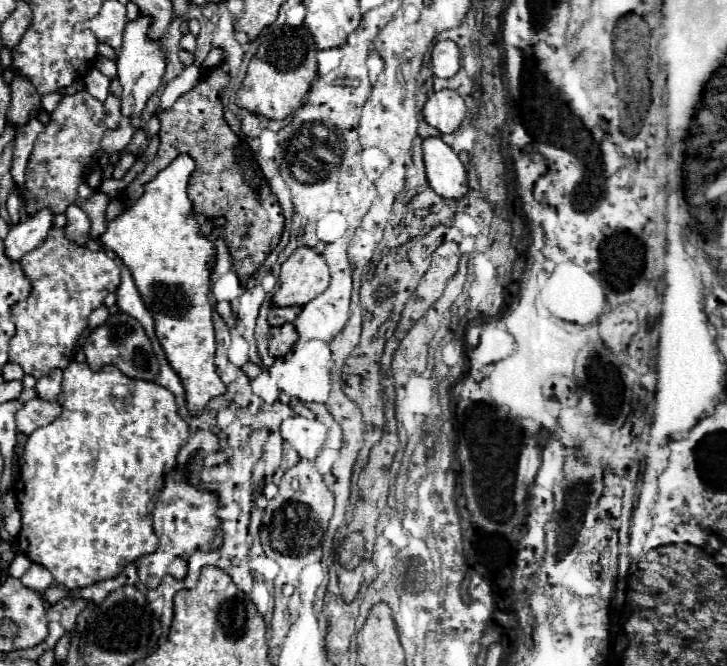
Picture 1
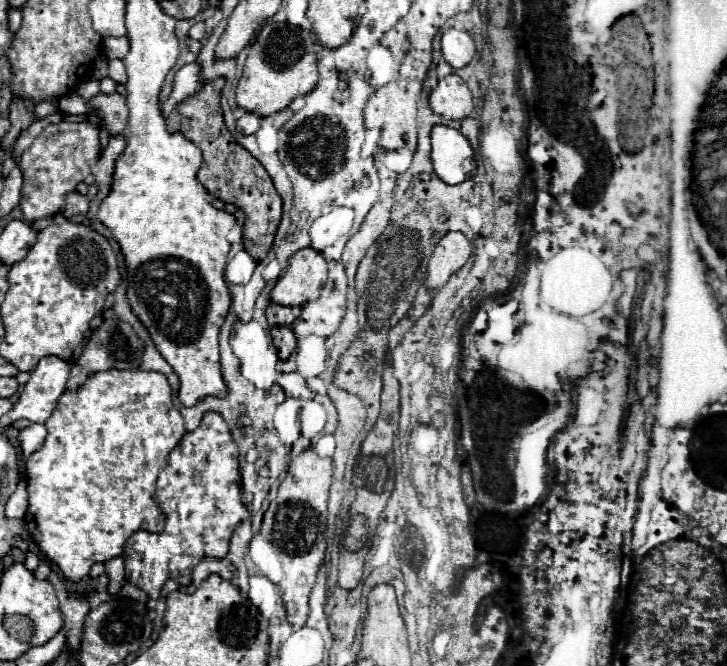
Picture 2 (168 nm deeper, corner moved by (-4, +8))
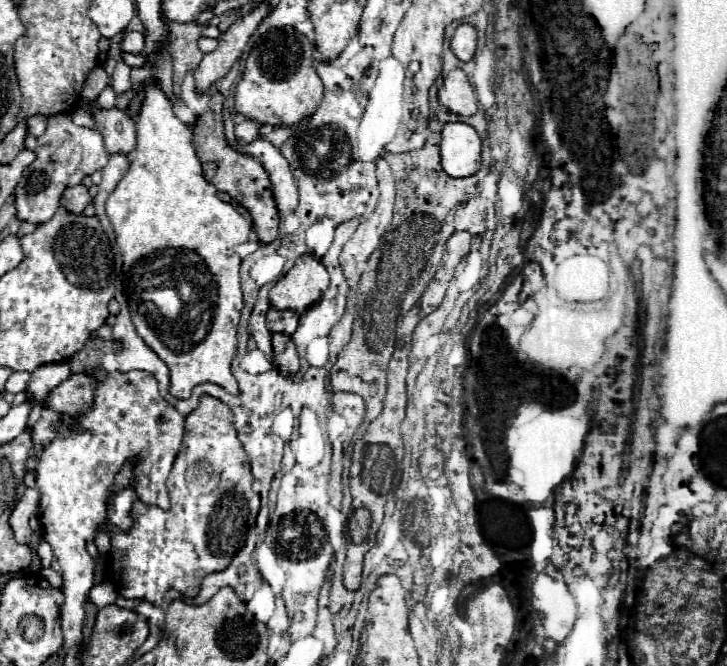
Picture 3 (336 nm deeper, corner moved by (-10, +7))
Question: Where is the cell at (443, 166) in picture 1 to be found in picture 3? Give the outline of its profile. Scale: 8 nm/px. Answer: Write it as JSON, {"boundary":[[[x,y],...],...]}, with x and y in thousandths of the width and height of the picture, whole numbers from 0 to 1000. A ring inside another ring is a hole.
{"boundary":[[[615,185],[607,197],[607,248],[618,266],[645,266],[662,251],[662,209],[648,188]]]}

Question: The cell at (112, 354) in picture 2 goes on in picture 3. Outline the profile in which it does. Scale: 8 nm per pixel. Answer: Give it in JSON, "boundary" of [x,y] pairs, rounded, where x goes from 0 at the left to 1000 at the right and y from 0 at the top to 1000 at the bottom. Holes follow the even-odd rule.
{"boundary":[[[100,560],[92,572],[70,587],[65,596],[65,611],[103,626],[109,617],[117,617],[128,599],[133,569],[125,560]]]}

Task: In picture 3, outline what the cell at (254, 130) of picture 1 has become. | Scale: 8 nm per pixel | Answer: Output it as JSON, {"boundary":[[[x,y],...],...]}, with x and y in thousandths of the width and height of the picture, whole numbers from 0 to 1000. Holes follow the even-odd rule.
{"boundary":[[[337,179],[334,185],[329,185],[323,191],[323,203],[326,203],[326,212],[331,218],[345,215],[351,206],[356,206],[356,185],[354,182],[345,182],[345,179]]]}

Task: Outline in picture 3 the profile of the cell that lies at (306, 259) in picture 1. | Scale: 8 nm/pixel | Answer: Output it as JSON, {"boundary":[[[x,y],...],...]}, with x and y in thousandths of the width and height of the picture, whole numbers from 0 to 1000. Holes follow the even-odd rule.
{"boundary":[[[414,383],[403,404],[387,416],[370,437],[378,464],[400,464],[420,470],[450,437],[453,410],[433,383]]]}

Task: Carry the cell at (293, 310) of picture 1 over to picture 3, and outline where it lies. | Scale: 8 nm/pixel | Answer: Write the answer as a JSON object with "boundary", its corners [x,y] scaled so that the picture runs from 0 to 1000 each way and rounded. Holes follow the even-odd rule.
{"boundary":[[[370,464],[370,470],[367,470],[367,491],[373,500],[400,503],[409,494],[409,485],[411,485],[411,470],[406,470],[406,467]]]}

